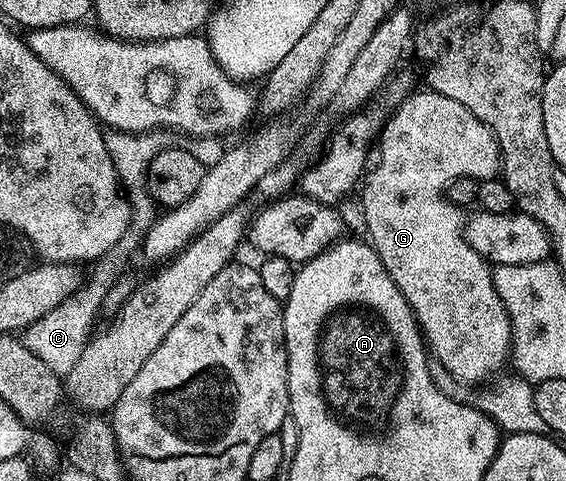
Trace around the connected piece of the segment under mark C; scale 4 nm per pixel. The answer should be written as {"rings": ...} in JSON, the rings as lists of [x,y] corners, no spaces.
{"rings":[[[117,245],[103,255],[95,264],[96,272],[91,272],[83,287],[22,331],[24,348],[54,374],[67,377],[70,369],[74,369],[81,352],[84,351],[86,340],[89,338],[88,329],[100,305],[107,297],[108,290],[119,281],[120,267],[126,266],[132,259],[131,249],[124,246]]]}

